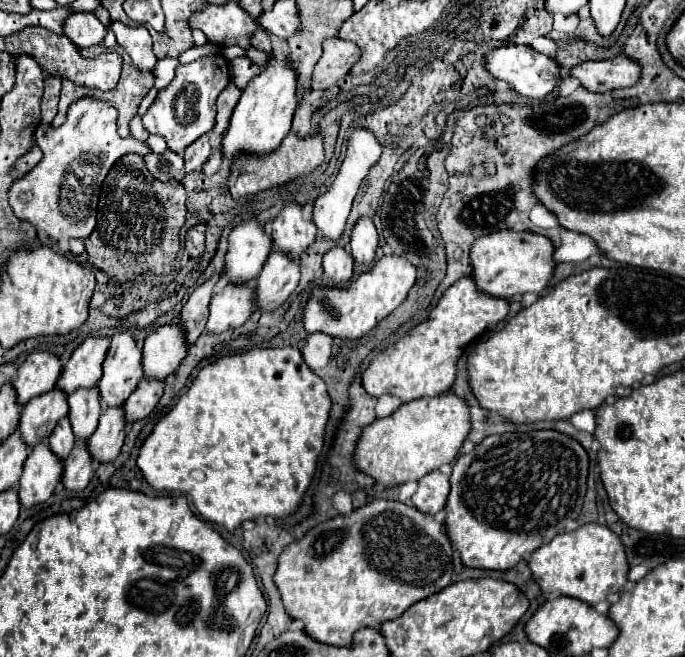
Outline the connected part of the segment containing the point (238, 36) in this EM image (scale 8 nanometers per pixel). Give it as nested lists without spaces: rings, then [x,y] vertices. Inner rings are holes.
[[[227,2],[223,6],[205,4],[187,20],[191,28],[205,32],[207,40],[217,46],[241,46],[249,48],[249,36],[257,30],[255,20],[237,4]]]

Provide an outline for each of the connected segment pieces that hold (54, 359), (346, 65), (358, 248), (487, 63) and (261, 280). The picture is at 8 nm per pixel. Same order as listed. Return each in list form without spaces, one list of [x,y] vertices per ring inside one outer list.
[[[31,352],[19,366],[15,388],[19,394],[19,404],[23,406],[31,398],[55,388],[63,366],[57,354],[51,352]]]
[[[327,38],[323,42],[323,56],[315,64],[311,76],[311,90],[327,90],[343,78],[359,58],[359,46],[341,38]]]
[[[359,218],[351,230],[351,254],[357,264],[369,266],[375,260],[375,250],[379,246],[377,230],[369,218]]]
[[[501,46],[483,54],[483,66],[497,80],[505,80],[511,90],[529,98],[545,98],[559,84],[559,66],[547,54],[535,52],[529,46]]]
[[[273,250],[257,276],[257,306],[275,310],[279,308],[289,294],[297,288],[299,282],[299,262],[291,262],[287,254]]]

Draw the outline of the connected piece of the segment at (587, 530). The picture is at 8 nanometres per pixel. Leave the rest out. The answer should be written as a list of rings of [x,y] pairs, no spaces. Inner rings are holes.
[[[583,524],[573,532],[557,534],[529,558],[529,570],[545,594],[559,592],[561,596],[577,598],[589,606],[607,600],[609,594],[619,594],[627,584],[627,568],[621,540],[601,524]]]

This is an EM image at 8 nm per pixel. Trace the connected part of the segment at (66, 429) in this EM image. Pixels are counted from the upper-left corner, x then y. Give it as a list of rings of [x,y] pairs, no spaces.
[[[61,418],[59,426],[55,426],[55,430],[49,436],[49,446],[61,460],[65,460],[71,454],[73,444],[75,444],[75,436],[71,424],[67,422],[67,418]]]

